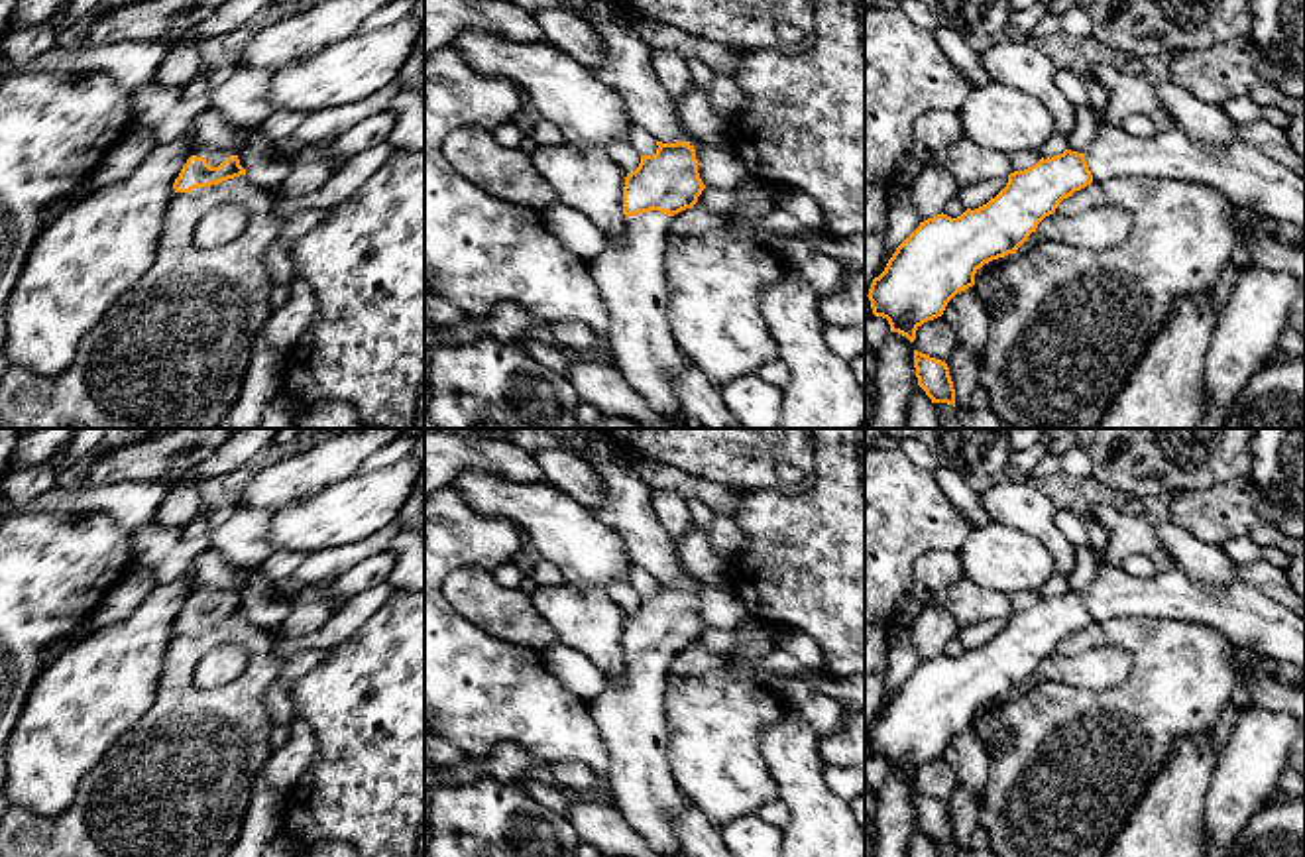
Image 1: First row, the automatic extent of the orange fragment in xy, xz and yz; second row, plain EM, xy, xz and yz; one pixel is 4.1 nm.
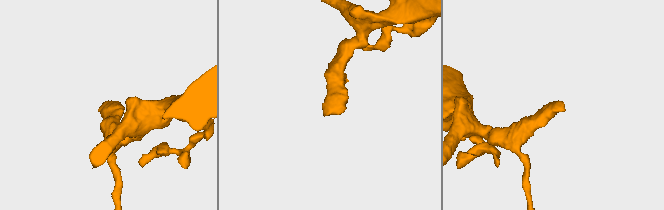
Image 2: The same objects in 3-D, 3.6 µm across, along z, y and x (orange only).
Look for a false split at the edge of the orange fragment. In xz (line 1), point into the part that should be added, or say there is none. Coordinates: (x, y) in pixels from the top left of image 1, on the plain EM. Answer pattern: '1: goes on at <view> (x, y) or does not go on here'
1: goes on at xz (629, 714)

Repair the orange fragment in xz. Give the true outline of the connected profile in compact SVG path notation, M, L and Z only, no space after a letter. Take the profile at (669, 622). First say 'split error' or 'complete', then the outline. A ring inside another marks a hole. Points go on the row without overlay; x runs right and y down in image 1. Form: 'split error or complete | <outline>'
split error | M656 582L656 586L656 594L641 596L639 607L625 617L623 655L627 660L621 674L607 682L588 706L609 755L605 778L609 800L656 853L668 857L680 851L672 818L688 806L688 798L678 788L666 755L664 692L670 658L692 649L706 625L698 613L694 586L686 582Z

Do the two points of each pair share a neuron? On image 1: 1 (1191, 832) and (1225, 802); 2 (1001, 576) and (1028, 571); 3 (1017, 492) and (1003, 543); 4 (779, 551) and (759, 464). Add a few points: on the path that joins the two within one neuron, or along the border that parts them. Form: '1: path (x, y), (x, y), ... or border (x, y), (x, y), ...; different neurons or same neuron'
1: border (1213, 775), (1205, 797), (1205, 836); different neurons
2: path (1007, 571), (1022, 571); same neuron
3: border (991, 519), (1034, 535), (1048, 549); different neurons
4: border (810, 482), (791, 494), (737, 492); different neurons

